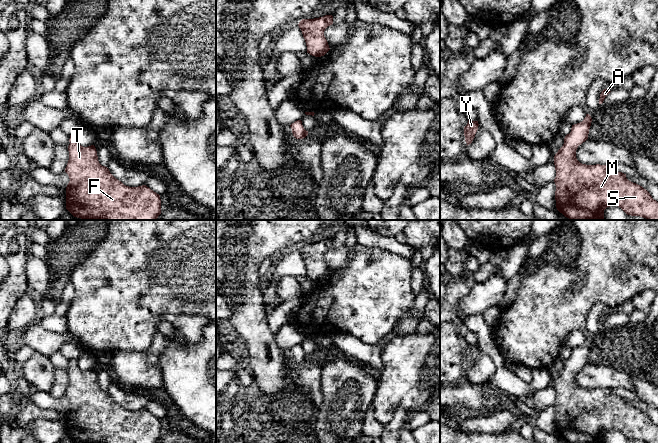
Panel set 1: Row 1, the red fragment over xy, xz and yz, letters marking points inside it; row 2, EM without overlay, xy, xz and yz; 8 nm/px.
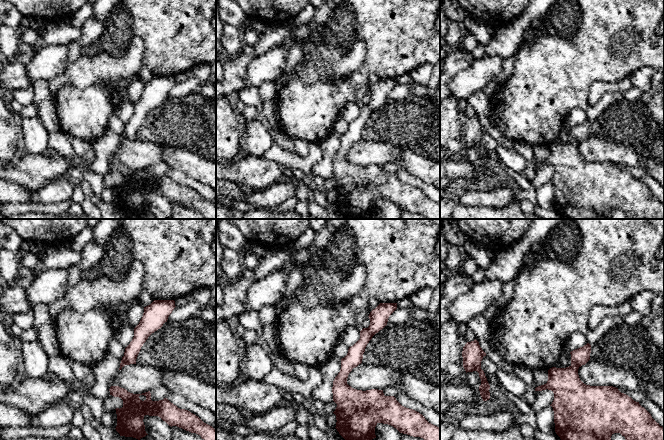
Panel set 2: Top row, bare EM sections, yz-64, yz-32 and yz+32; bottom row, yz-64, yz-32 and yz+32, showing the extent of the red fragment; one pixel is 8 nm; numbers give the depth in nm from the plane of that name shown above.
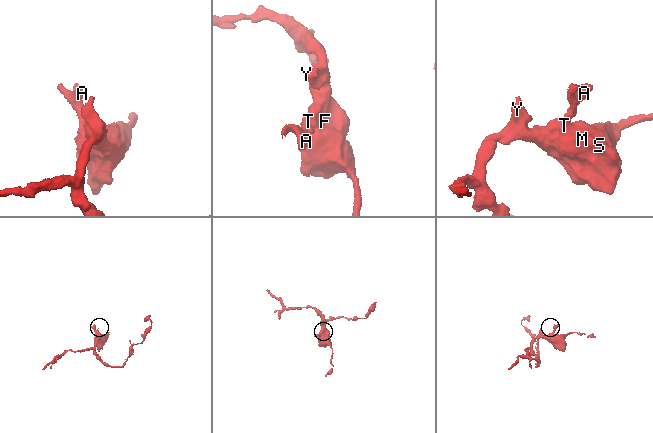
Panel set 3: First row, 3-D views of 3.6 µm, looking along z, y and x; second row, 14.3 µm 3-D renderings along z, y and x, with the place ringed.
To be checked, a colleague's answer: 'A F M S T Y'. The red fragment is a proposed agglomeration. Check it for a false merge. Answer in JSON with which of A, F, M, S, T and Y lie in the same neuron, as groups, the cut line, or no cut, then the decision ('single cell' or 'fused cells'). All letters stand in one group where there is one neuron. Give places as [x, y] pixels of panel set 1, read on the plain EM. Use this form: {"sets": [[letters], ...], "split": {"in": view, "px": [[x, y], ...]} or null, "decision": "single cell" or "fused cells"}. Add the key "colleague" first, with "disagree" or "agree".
{"colleague": "agree", "sets": [["A", "F", "M", "S", "T", "Y"]], "split": null, "decision": "single cell"}

